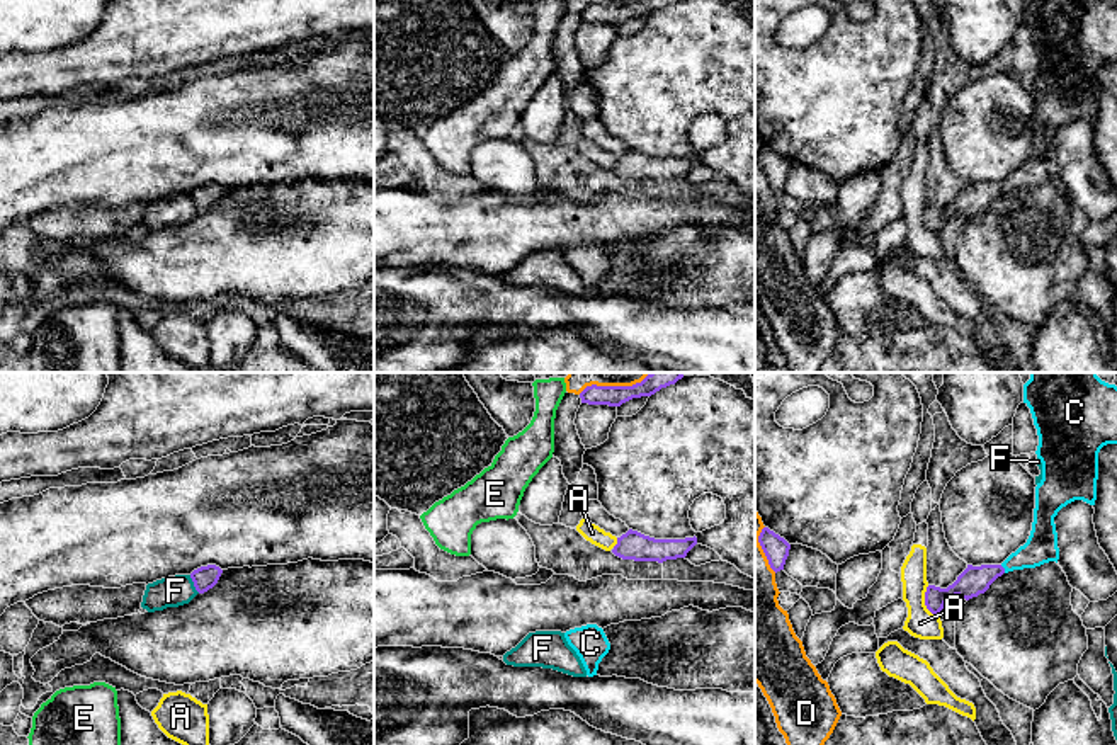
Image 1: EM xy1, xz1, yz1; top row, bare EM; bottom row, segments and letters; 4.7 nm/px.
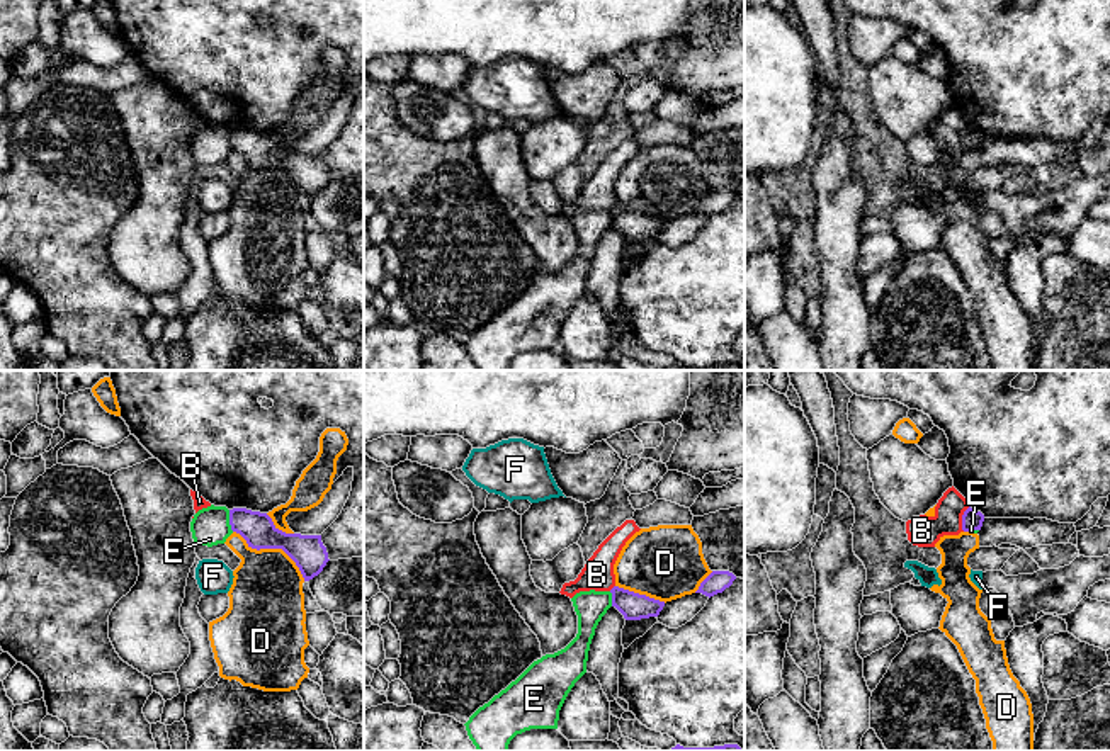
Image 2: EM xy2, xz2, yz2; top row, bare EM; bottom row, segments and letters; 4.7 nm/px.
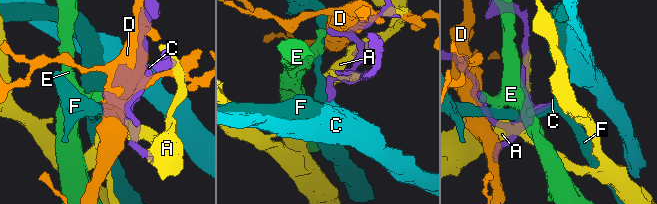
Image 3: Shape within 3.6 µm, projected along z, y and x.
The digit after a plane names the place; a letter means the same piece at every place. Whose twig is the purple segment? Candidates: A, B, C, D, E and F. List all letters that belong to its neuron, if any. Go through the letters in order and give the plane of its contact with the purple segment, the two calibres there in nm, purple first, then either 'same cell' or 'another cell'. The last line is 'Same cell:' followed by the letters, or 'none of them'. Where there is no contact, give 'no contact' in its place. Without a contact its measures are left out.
A: yz1 | 140/140 nm | another cell
B: yz2 | 100/150 nm | another cell
C: yz1 | 140/150 nm | same cell
D: xy2 | 160/360 nm | another cell
E: xy2 | 160/180 nm | another cell
F: xy1 | 110/140 nm | another cell
Same cell: C

